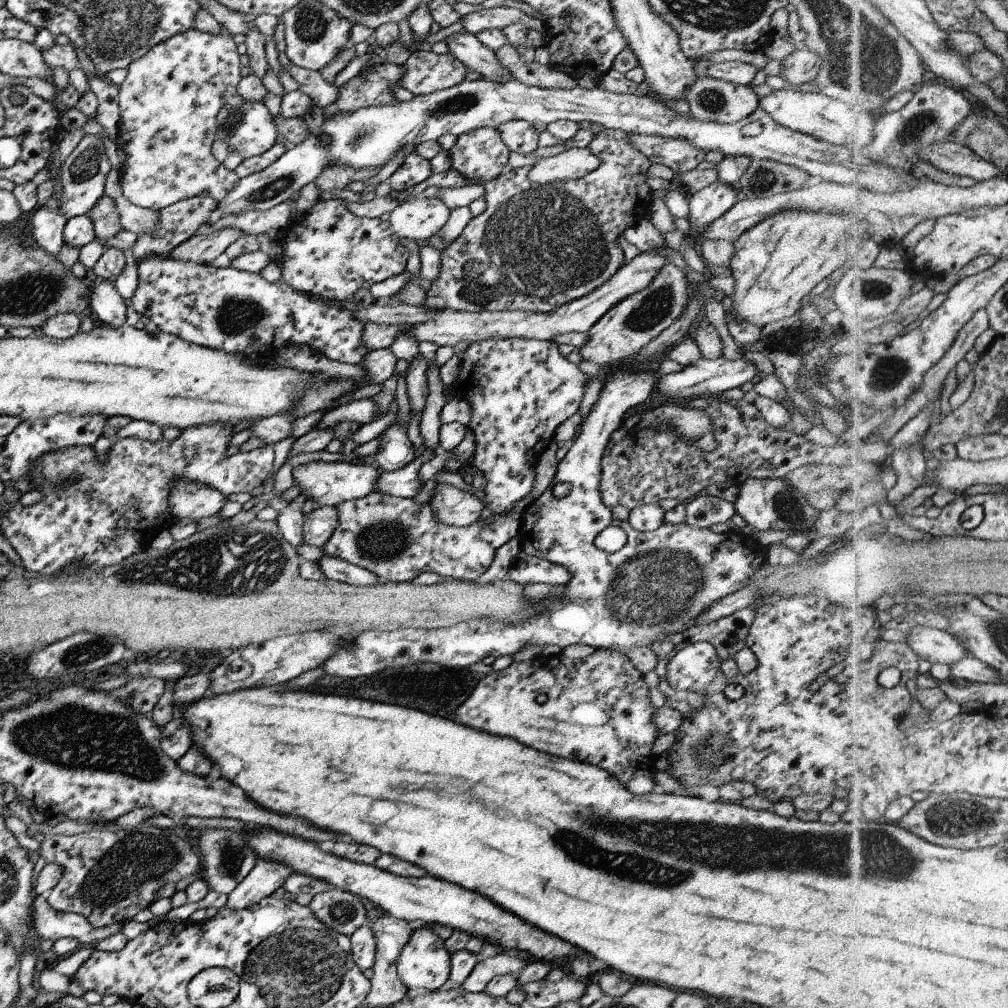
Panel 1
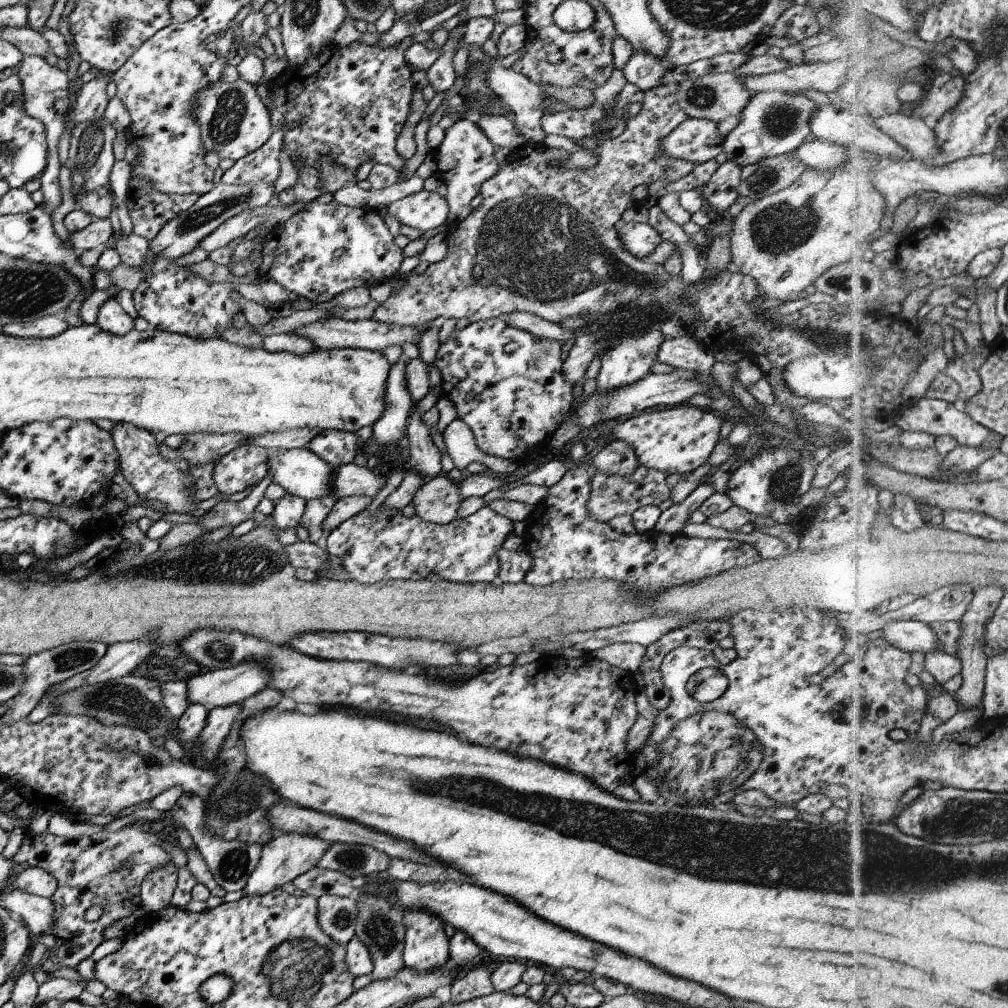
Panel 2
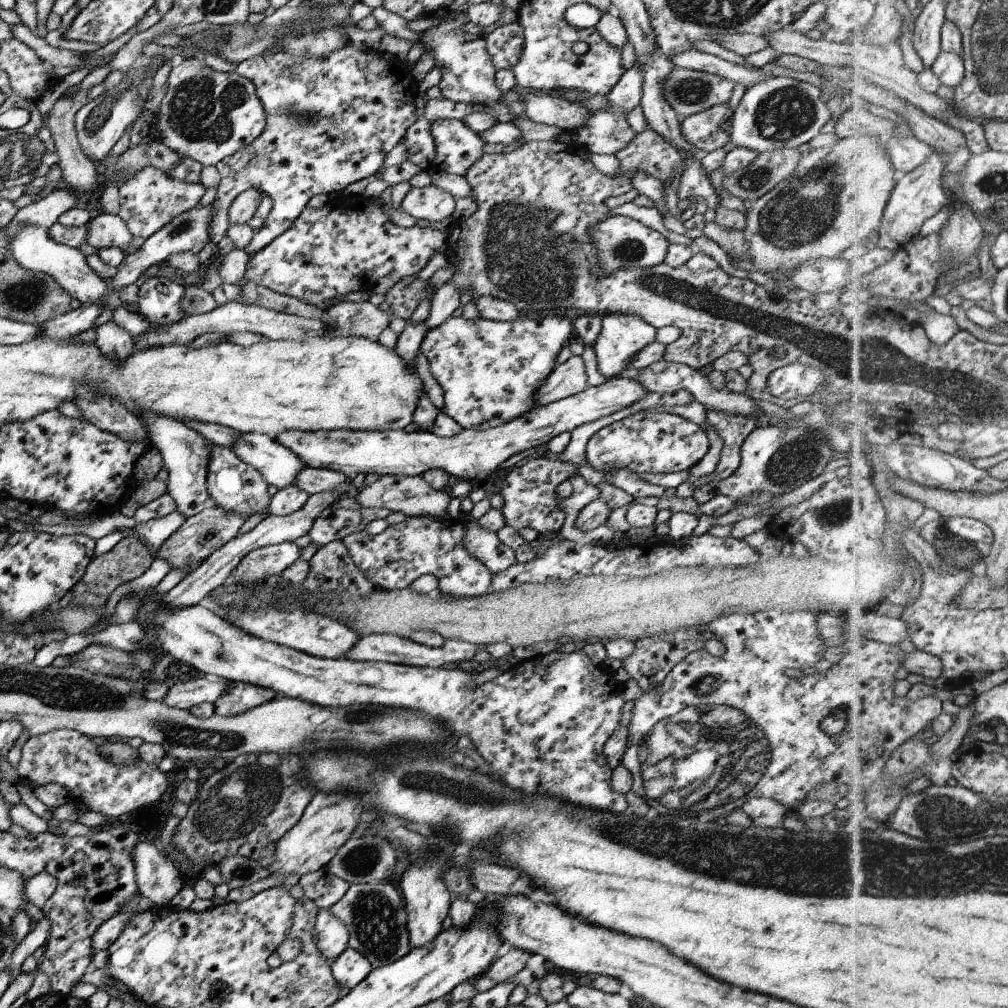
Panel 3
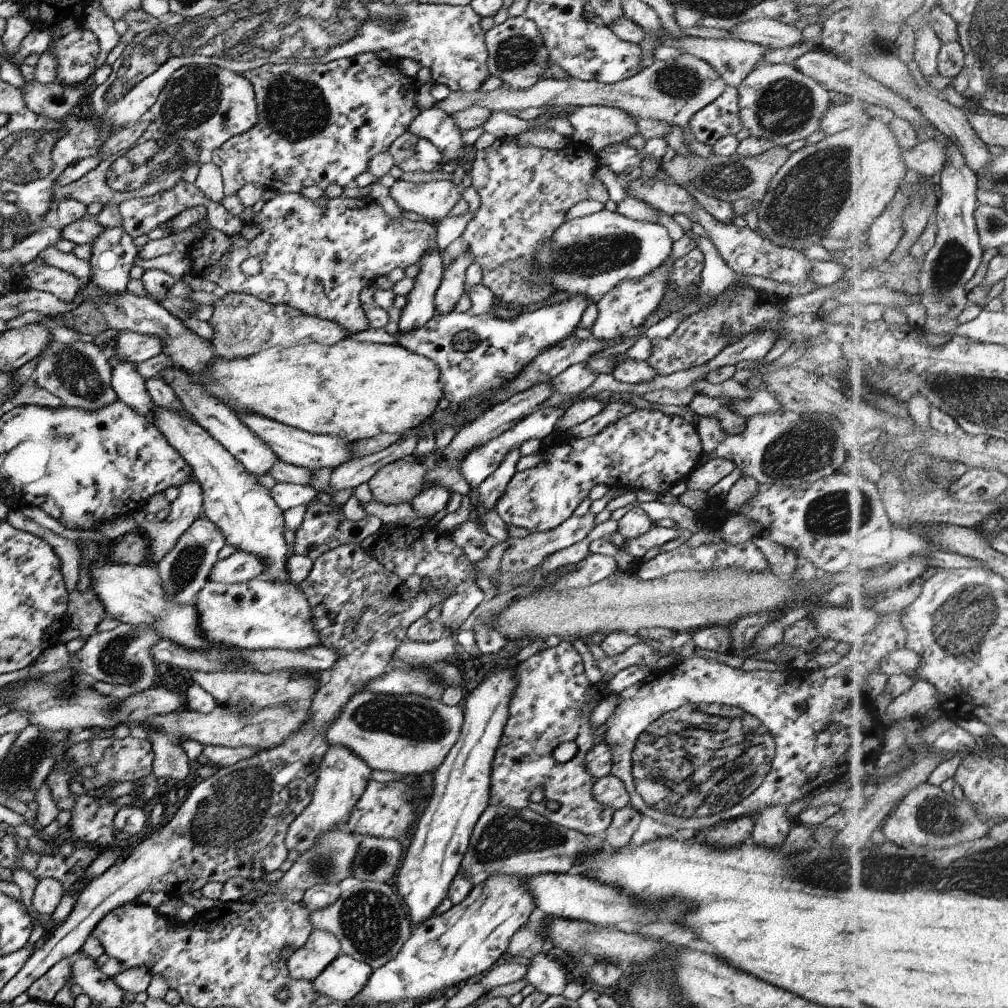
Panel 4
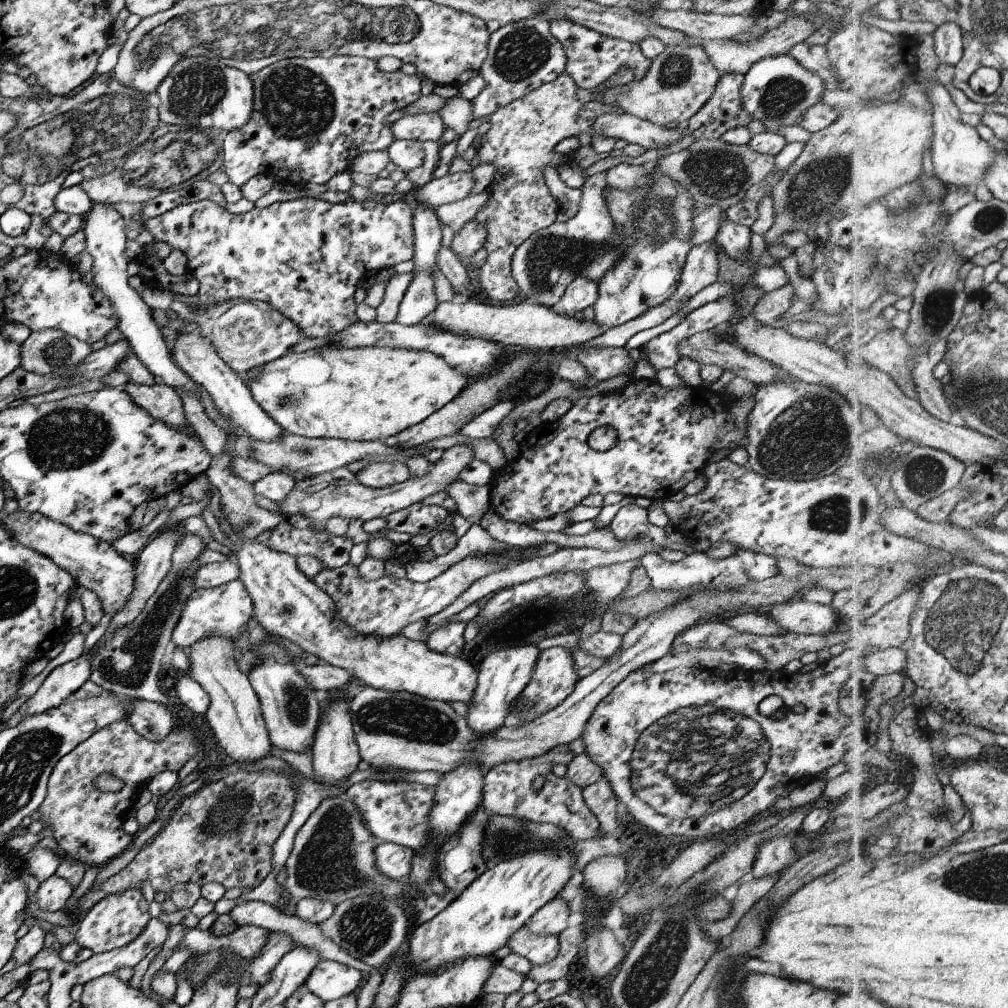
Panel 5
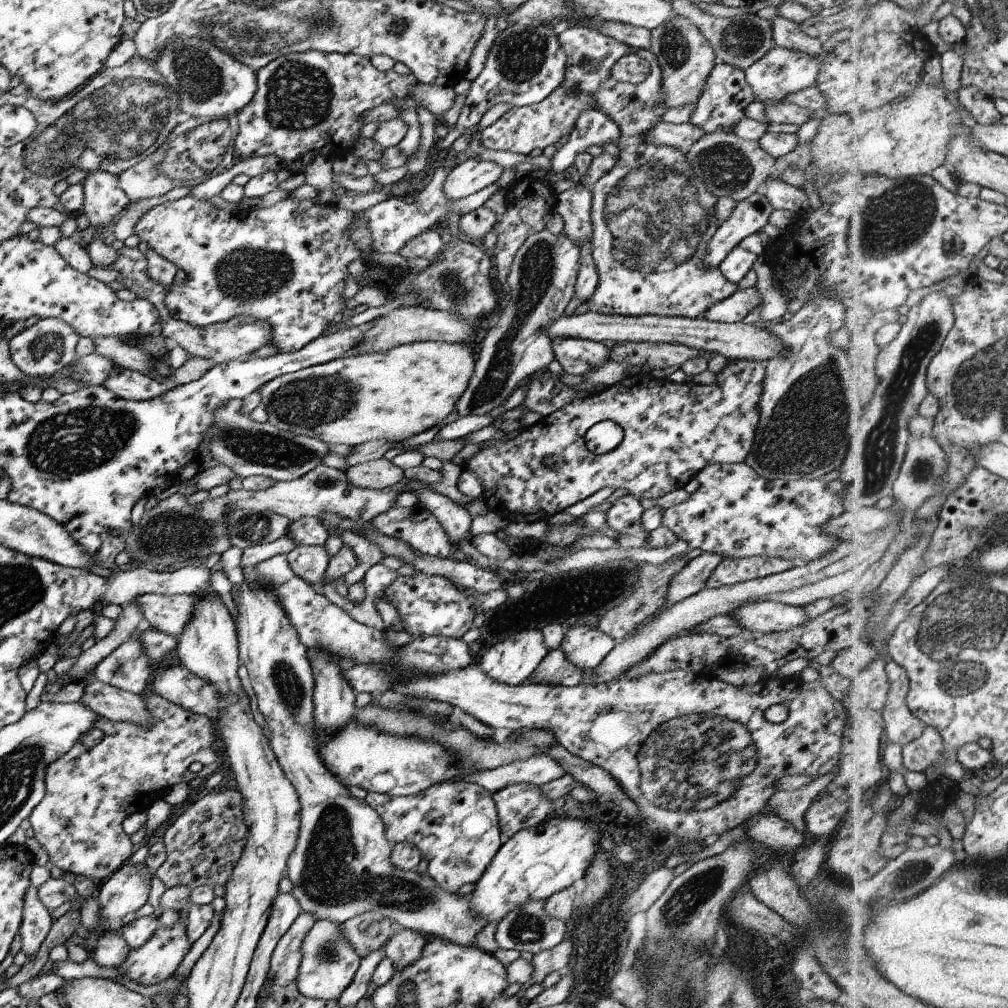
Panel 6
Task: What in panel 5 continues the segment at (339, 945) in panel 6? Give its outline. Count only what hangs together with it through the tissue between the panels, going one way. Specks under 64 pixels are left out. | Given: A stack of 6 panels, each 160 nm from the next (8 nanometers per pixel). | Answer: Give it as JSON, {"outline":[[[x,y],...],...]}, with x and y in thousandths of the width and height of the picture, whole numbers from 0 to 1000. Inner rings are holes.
{"outline":[[[318,951],[303,973],[302,981],[324,995],[356,982],[358,971],[359,967],[352,960]]]}

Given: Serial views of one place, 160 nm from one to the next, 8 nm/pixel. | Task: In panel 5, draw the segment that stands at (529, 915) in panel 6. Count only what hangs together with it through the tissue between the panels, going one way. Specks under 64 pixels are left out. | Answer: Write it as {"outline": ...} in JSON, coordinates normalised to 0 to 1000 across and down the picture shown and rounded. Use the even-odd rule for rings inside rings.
{"outline":[[[519,917],[501,937],[510,946],[521,950],[528,958],[537,958],[554,946],[553,928],[529,927]]]}

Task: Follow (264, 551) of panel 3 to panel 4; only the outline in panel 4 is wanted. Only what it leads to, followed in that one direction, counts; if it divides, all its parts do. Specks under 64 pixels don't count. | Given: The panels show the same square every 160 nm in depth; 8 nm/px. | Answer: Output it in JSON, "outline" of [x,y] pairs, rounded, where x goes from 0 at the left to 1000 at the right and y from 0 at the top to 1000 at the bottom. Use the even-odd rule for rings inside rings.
{"outline":[[[235,546],[225,554],[215,556],[205,575],[225,580],[245,577],[245,575],[259,572],[261,563],[263,563],[263,554]]]}

